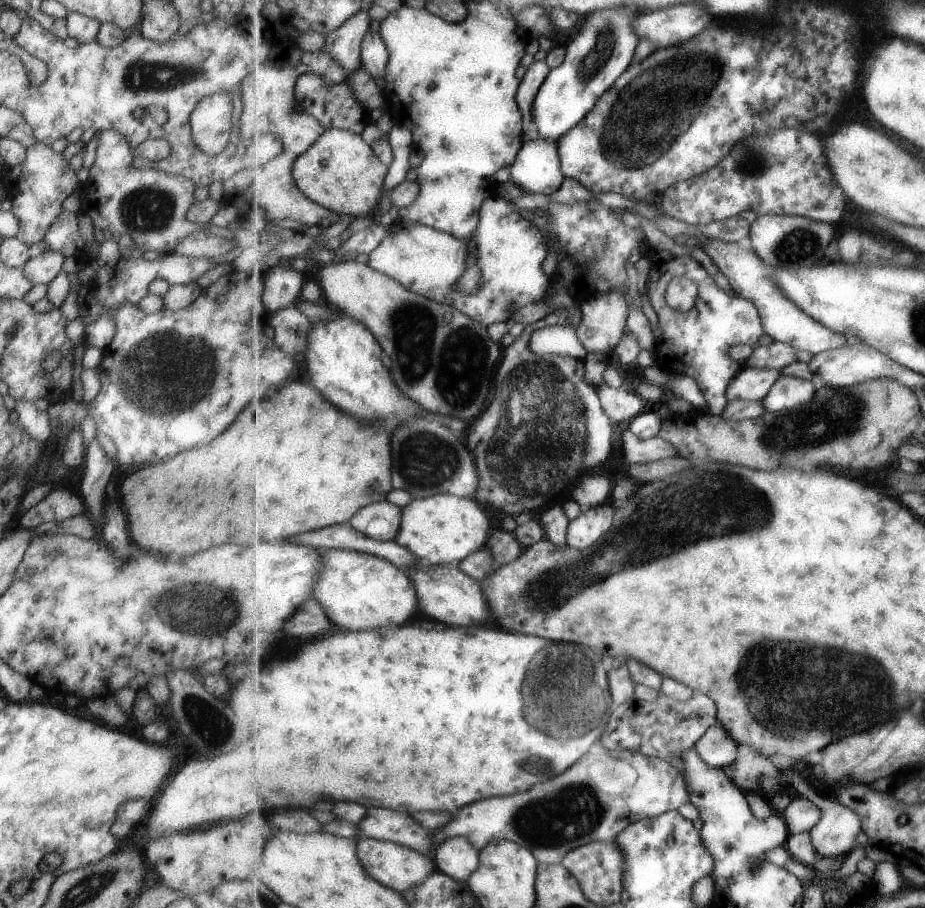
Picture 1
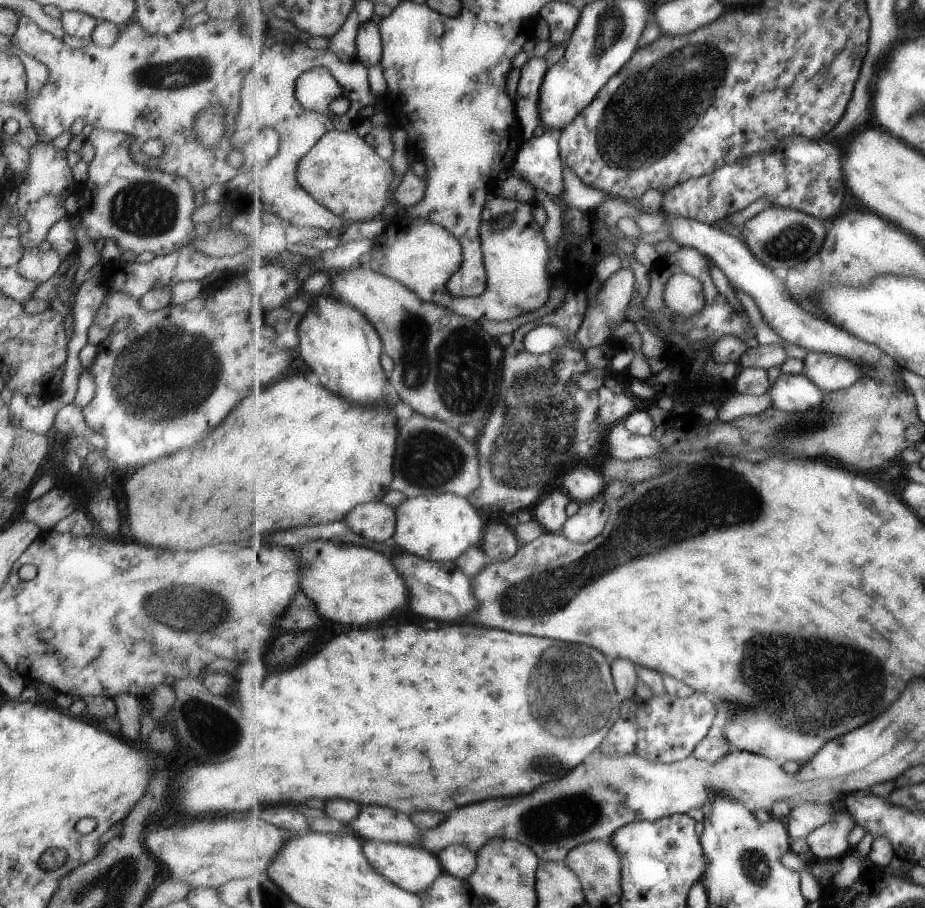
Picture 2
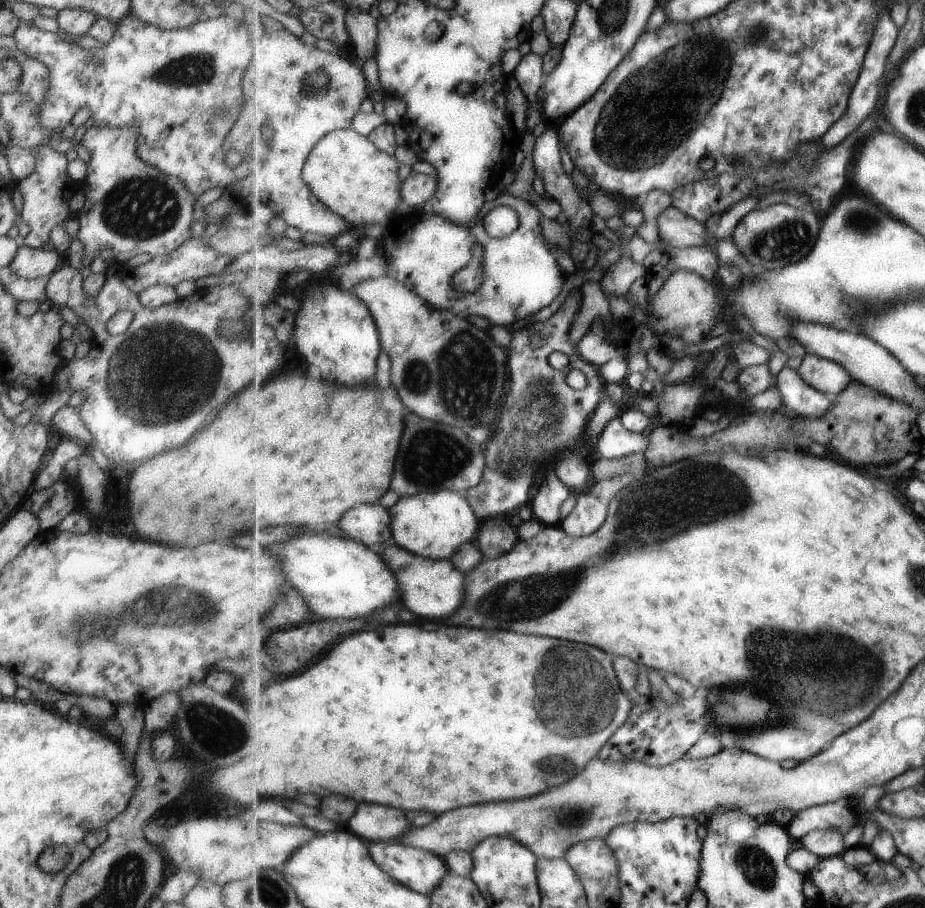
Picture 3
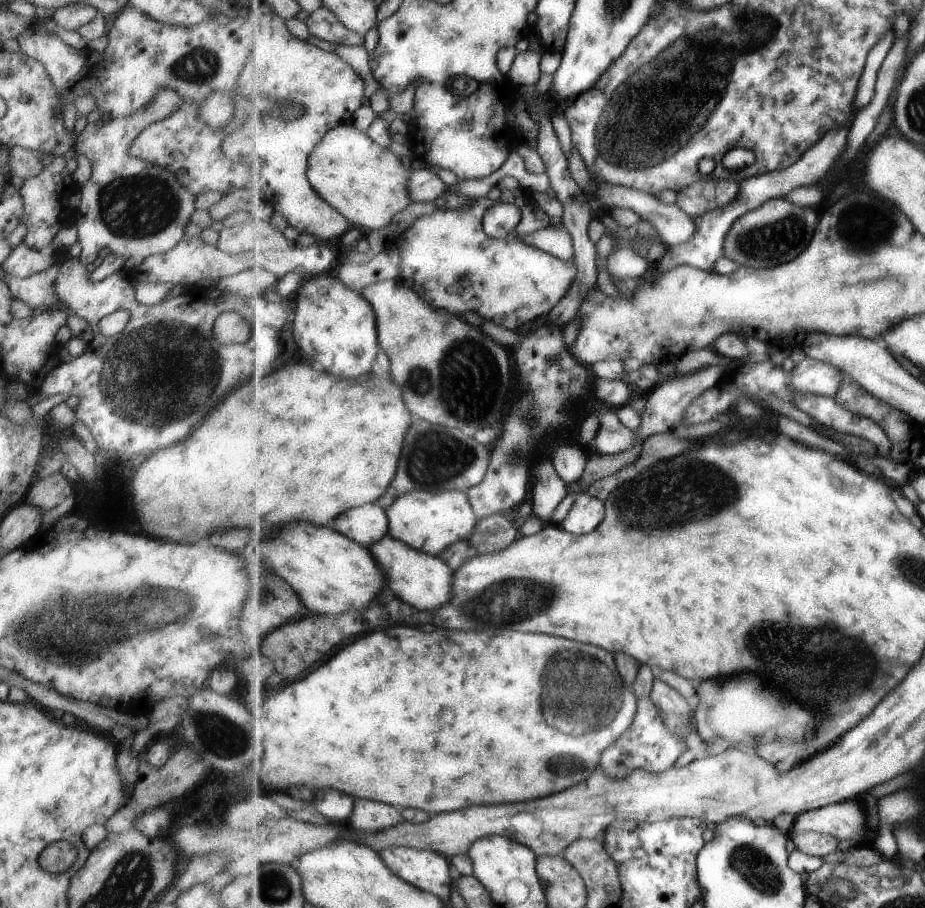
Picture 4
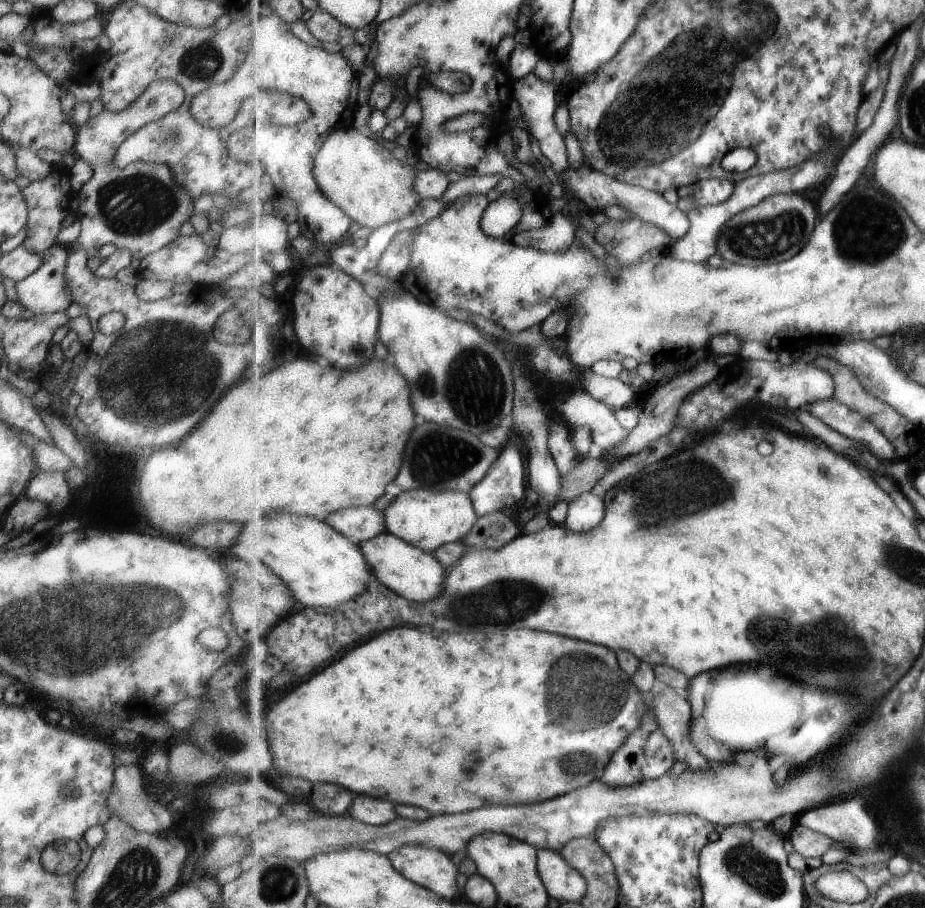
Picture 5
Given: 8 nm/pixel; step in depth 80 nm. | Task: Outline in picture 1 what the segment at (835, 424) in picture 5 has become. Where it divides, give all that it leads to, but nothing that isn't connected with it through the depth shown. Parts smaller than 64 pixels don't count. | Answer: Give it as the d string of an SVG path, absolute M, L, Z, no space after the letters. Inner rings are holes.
M783 375L762 400L767 411L777 412L804 405L812 400L816 393L816 384L812 380Z

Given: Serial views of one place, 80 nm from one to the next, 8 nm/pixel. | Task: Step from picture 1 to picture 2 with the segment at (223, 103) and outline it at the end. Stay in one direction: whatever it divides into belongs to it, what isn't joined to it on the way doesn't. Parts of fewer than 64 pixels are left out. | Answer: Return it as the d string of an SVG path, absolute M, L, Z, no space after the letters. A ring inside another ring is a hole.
M210 102L195 119L193 130L198 141L206 147L214 147L224 131L222 105Z

